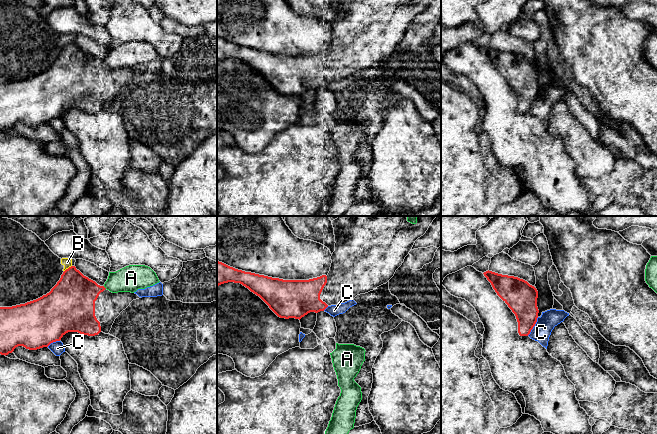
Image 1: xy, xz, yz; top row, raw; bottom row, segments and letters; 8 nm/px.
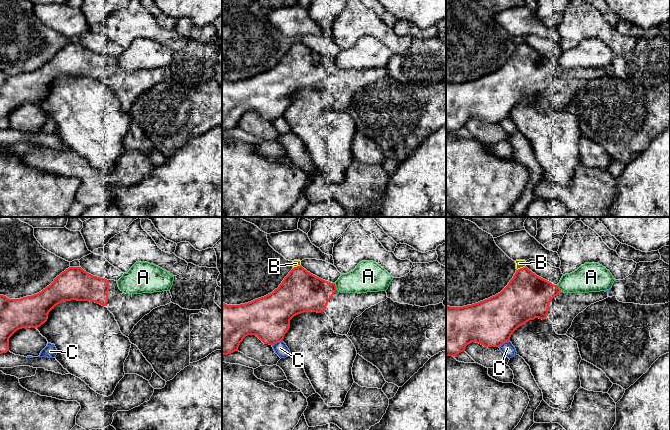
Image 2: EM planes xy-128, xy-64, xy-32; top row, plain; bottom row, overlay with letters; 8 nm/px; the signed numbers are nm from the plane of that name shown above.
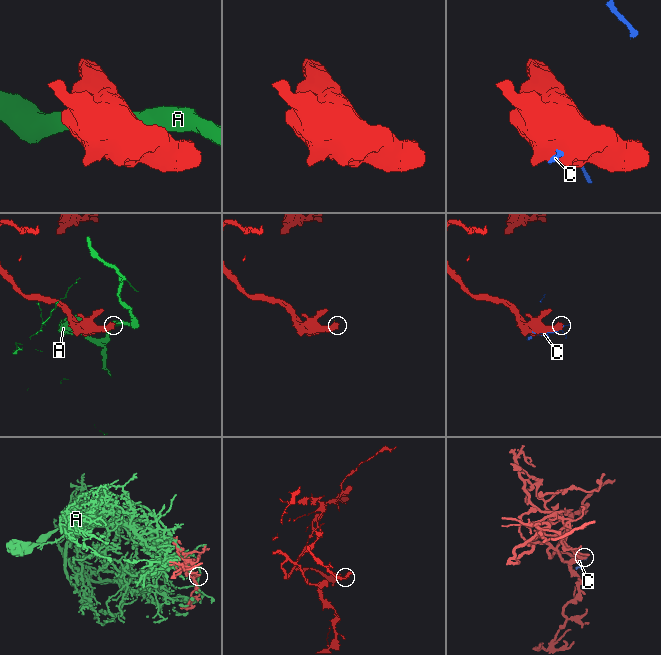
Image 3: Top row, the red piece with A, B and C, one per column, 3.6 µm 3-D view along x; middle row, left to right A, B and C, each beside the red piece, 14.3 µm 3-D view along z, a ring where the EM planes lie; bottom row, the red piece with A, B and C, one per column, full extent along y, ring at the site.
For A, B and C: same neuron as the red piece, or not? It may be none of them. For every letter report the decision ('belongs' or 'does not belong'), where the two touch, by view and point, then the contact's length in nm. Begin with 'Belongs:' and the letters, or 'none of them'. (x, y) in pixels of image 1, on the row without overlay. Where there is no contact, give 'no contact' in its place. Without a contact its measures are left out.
Belongs: none of them
A: does not belong | xy (104, 63) | 40 nm
B: does not belong | xy (68, 44) | 80 nm
C: does not belong | yz (534, 101) | 180 nm

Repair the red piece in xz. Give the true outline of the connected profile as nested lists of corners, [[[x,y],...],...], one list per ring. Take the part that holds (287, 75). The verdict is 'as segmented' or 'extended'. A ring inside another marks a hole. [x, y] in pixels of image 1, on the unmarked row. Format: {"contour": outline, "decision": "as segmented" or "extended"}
{"contour": [[[332,0],[335,11],[335,27],[331,32],[331,43],[328,51],[309,56],[283,56],[259,51],[230,43],[217,37],[217,63],[221,60],[240,59],[259,72],[280,94],[301,95],[310,88],[324,87],[328,82],[345,79],[357,71],[373,67],[386,60],[402,41],[411,27],[415,17],[423,12],[430,0]]], "decision": "extended"}

